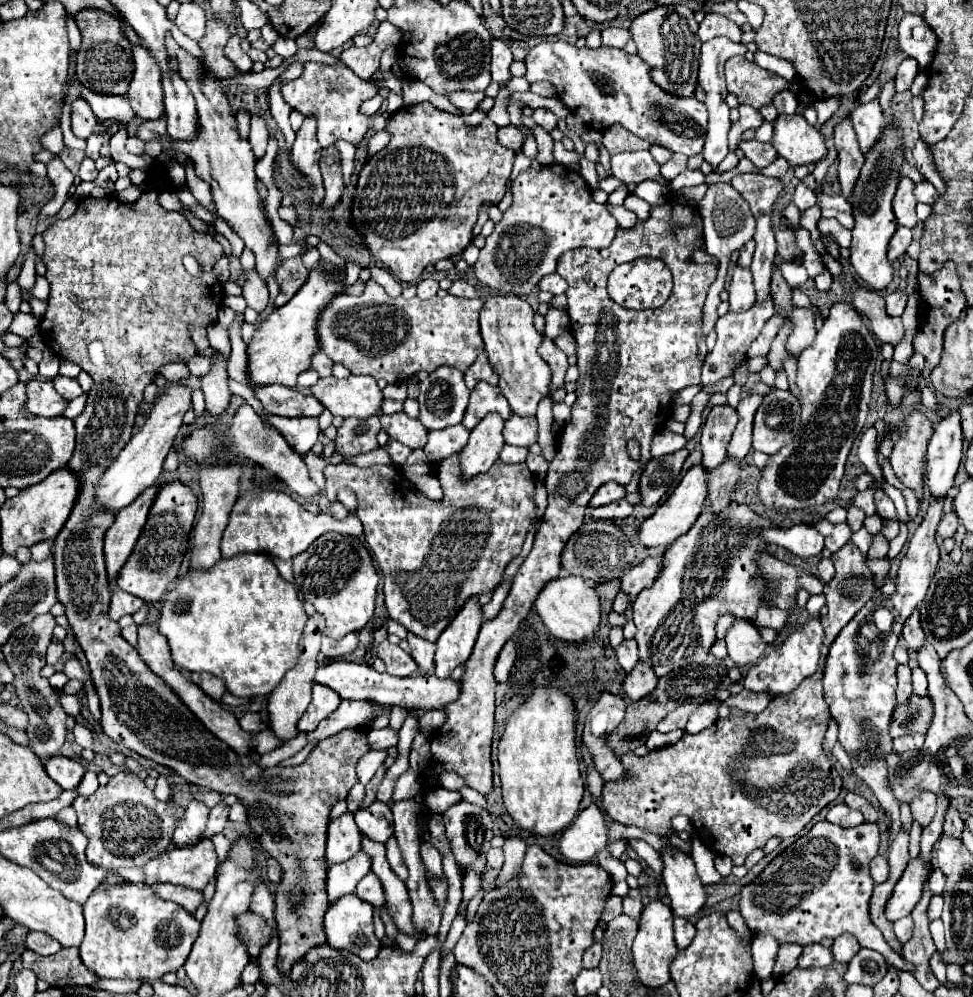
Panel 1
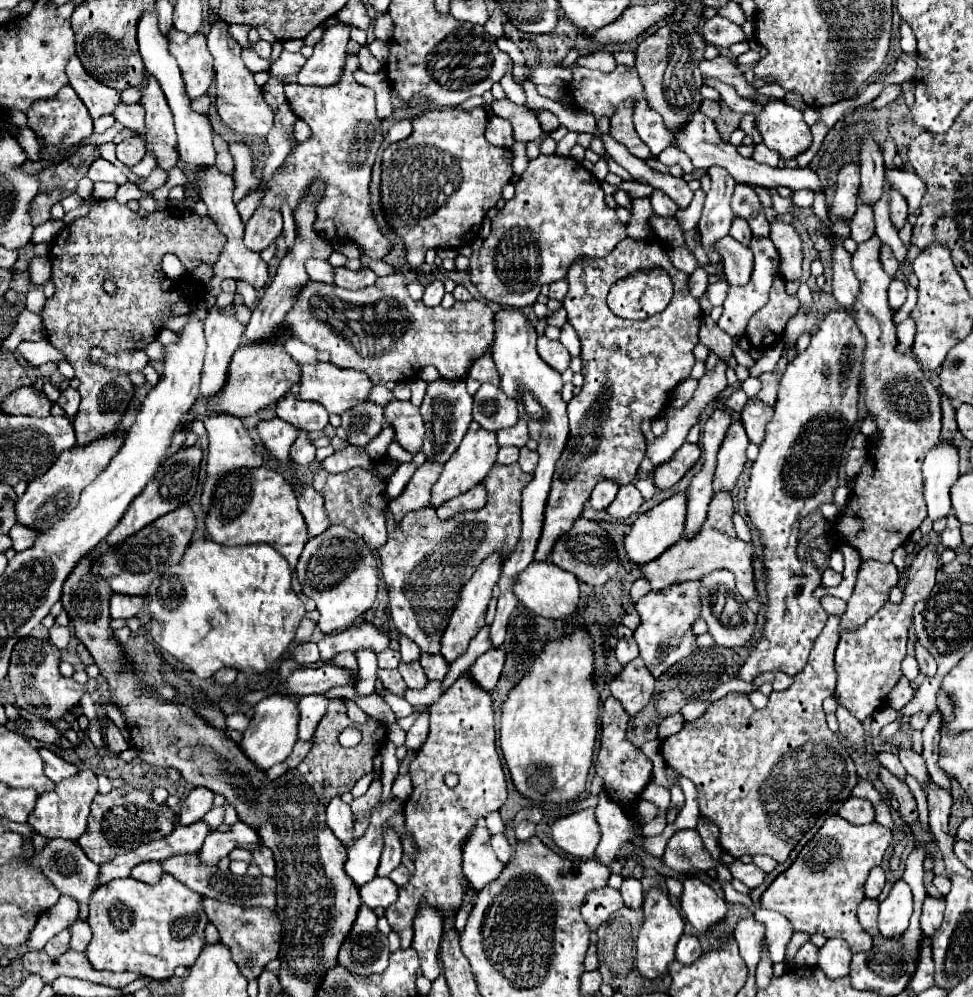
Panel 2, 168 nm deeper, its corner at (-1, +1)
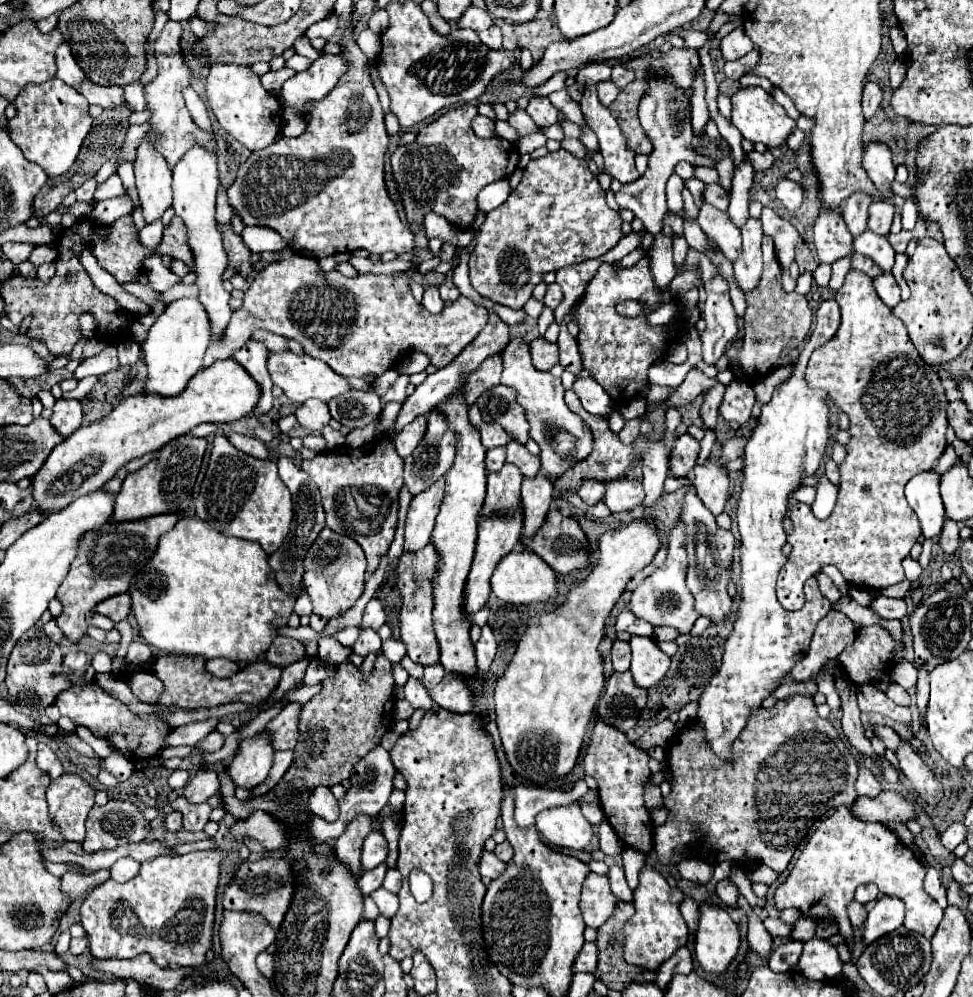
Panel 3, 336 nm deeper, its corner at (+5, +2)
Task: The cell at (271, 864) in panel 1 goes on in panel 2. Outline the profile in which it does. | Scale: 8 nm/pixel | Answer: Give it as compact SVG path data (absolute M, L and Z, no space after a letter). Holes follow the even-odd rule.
M258 846L254 852L254 864L262 870L264 876L274 876L274 858L272 858L272 850L270 848L264 848L264 846Z

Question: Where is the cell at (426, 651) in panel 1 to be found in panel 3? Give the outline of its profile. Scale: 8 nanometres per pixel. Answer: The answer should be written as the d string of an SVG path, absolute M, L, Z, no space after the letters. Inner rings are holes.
M434 663L434 665L426 665L424 667L424 677L422 677L422 683L424 683L424 687L430 691L436 683L440 683L442 681L442 677L444 677L444 667L442 667L442 663Z

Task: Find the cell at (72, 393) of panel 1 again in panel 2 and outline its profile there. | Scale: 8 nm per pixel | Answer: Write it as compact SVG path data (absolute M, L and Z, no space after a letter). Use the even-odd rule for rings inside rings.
M68 388L68 390L60 392L58 406L64 410L66 418L70 418L70 420L72 420L72 416L76 416L76 412L78 412L78 406L80 406L80 394L78 394L78 390L74 390L74 388Z

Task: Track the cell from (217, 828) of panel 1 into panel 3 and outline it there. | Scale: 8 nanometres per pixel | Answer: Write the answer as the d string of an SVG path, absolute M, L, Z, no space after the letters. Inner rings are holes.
M98 869L92 873L66 873L62 877L62 893L68 899L68 903L76 903L86 895L90 889L102 885L106 879L110 879L110 869Z

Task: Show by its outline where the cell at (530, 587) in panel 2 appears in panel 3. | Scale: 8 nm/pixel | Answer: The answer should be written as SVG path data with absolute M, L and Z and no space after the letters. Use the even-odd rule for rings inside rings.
M522 549L522 551L512 551L498 563L492 575L492 593L506 603L518 603L518 605L530 601L550 601L556 599L558 595L556 583L558 583L556 571L552 567L546 567L546 563L542 563L542 559L534 555L534 551Z

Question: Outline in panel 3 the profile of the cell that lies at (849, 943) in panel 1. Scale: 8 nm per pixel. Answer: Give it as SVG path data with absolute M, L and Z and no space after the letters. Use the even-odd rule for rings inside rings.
M810 939L804 943L804 951L798 963L798 969L808 977L816 981L824 979L836 979L842 975L842 961L838 957L838 951L834 945L830 945L824 939Z

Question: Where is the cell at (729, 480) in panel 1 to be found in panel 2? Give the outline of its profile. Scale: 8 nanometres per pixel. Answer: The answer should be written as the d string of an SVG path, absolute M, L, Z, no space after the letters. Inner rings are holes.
M720 492L712 498L708 508L708 522L714 530L728 534L730 538L736 538L736 530L732 524L732 512L734 512L732 496L726 492Z

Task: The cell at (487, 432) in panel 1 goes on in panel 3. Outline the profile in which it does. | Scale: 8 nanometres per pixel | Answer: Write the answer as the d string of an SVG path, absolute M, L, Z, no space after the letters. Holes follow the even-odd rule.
M442 477L426 491L414 495L406 517L404 551L420 551L422 547L428 545L444 493L446 493L446 479Z

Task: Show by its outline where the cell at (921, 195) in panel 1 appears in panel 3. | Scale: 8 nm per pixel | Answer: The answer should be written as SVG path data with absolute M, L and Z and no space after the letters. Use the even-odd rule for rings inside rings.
M868 143L866 151L864 151L864 161L862 167L866 169L868 177L872 179L872 183L876 185L876 189L888 197L894 199L894 191L892 191L892 183L896 177L896 167L890 159L890 149L884 143Z

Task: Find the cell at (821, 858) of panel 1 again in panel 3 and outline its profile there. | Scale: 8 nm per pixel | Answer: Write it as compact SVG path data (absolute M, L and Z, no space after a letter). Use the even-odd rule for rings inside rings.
M838 807L834 815L826 817L816 827L798 861L790 869L790 875L774 891L774 907L778 911L796 909L818 923L836 923L838 933L844 937L844 945L852 951L854 935L846 911L848 903L854 899L858 885L876 883L884 895L900 897L906 903L904 927L930 939L942 921L942 909L924 891L924 875L924 865L920 865L914 853L904 847L886 827L880 823L862 823L850 815L848 807Z

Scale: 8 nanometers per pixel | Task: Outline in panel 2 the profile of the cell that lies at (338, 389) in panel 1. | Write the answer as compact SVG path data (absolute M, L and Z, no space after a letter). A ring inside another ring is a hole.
M318 362L318 364L300 364L300 400L312 400L322 404L330 414L340 414L356 404L368 400L368 390L372 388L372 382L364 372L356 370L344 370L336 368L330 362Z

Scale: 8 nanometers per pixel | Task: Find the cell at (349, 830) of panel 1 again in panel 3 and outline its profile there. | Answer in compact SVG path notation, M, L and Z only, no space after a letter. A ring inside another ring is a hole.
M316 787L310 795L310 811L324 821L336 821L340 817L340 805L328 787Z

